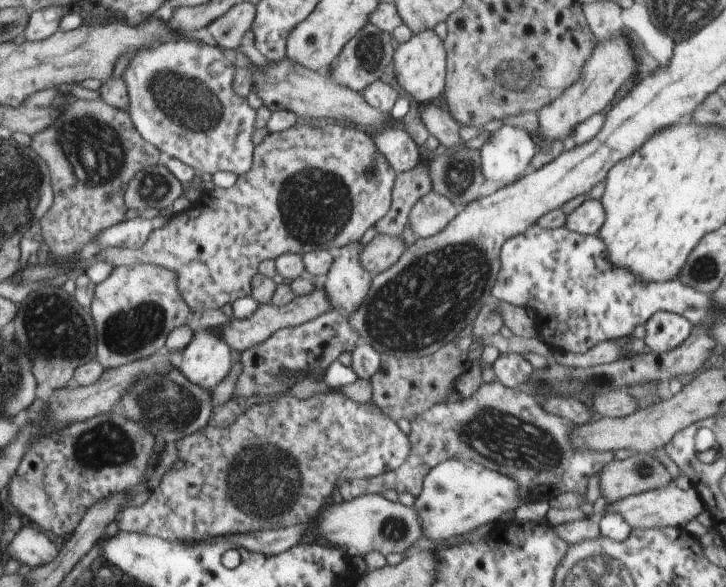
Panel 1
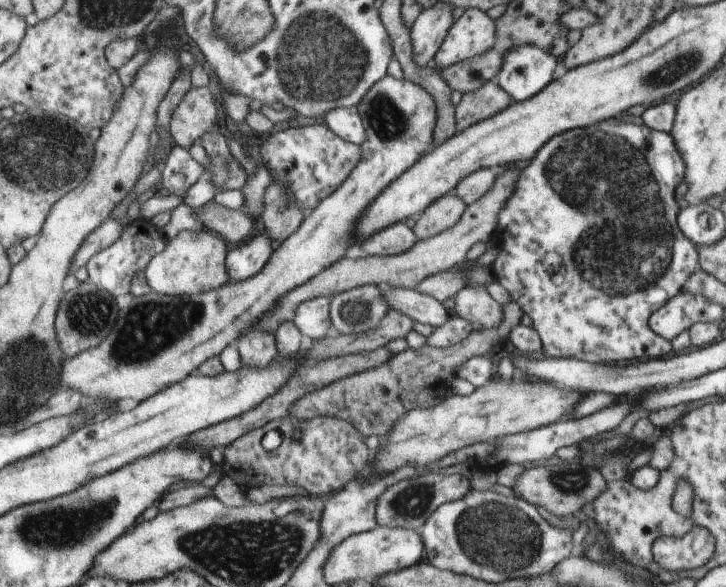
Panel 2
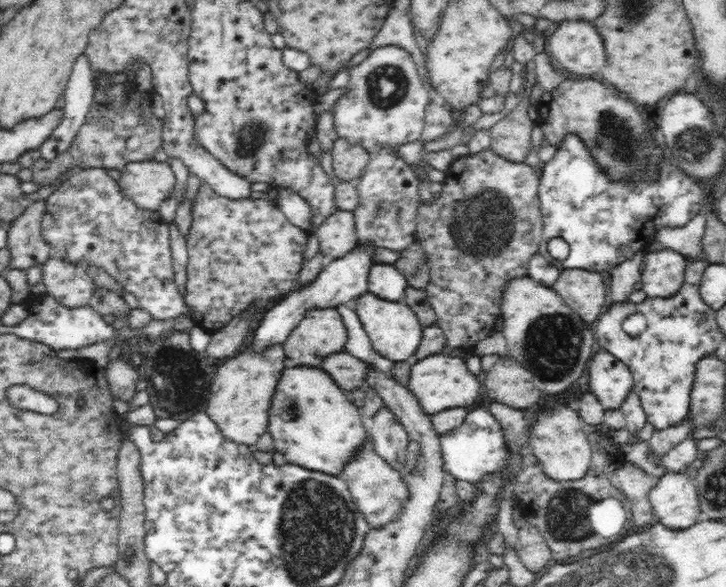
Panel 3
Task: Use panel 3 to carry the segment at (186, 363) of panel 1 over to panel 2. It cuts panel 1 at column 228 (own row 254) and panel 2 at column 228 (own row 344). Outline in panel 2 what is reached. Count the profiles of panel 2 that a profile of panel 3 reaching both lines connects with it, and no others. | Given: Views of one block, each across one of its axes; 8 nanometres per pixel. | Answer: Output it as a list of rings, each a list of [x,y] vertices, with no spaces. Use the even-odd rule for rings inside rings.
[[[264,231],[253,236],[249,242],[233,246],[230,253],[227,252],[225,259],[227,283],[243,282],[264,269],[273,253],[270,244],[269,236]]]

